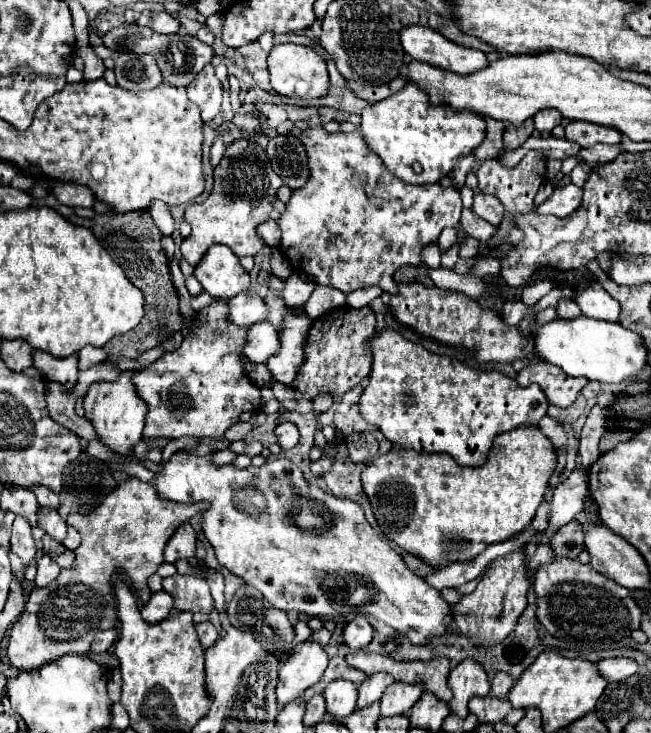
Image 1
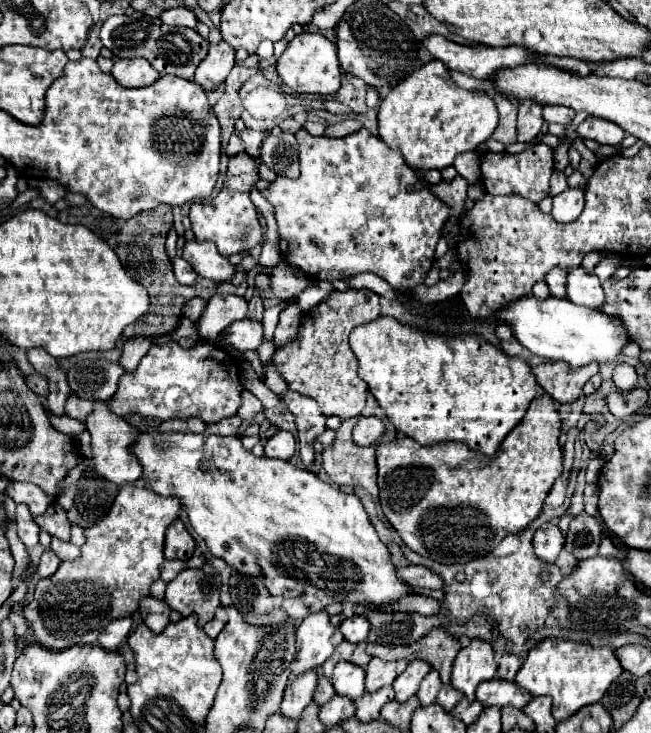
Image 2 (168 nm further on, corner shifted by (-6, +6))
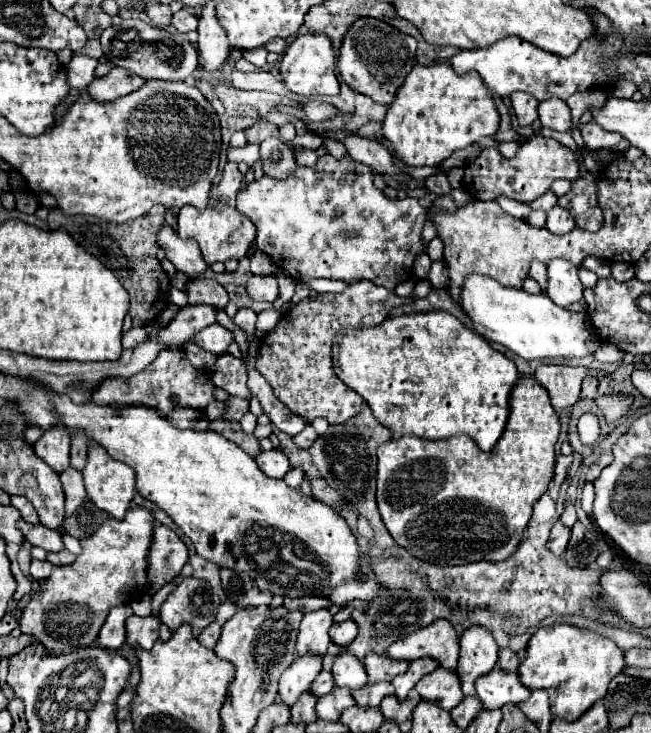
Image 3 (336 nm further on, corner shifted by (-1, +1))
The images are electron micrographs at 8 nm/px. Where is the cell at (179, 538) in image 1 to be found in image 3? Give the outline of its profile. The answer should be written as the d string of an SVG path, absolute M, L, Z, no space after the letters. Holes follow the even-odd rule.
M157 527L147 555L147 579L151 593L177 579L187 563L187 547L169 527Z

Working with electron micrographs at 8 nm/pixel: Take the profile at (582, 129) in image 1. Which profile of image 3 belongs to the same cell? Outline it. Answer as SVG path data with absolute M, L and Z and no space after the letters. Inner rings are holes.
M589 121L587 125L581 125L581 135L585 139L585 145L589 149L611 149L623 141L621 135L605 131L601 125L595 121Z

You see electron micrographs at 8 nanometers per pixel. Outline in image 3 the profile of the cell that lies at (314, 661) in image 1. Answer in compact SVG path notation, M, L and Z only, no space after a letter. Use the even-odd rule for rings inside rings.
M317 609L303 615L299 639L297 639L297 655L305 655L309 651L325 655L329 639L329 627L333 625L333 615L329 609Z

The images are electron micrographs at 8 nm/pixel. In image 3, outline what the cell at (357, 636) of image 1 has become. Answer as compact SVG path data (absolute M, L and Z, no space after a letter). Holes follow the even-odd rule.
M343 621L343 623L335 623L331 629L329 629L329 637L335 645L341 645L341 647L347 647L355 637L357 637L357 625L355 621Z

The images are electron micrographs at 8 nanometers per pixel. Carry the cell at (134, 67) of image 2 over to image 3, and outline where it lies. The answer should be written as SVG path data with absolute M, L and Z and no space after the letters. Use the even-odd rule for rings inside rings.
M113 67L105 77L91 81L87 91L89 91L91 99L95 99L97 103L109 103L109 101L115 101L123 95L137 91L143 83L145 83L145 79L135 73L129 73L129 69Z

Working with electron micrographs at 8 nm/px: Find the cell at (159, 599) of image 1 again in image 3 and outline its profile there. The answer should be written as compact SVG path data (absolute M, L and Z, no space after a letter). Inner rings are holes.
M131 615L127 619L127 645L129 647L141 647L141 649L151 649L153 643L157 641L159 637L159 617L137 617L137 615Z

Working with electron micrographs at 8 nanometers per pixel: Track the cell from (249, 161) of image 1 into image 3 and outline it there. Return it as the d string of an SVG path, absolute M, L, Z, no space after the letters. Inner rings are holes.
M229 161L225 165L225 171L223 171L219 185L211 187L207 207L195 209L195 207L187 205L187 207L181 207L177 213L179 237L195 239L199 243L201 255L207 265L211 265L215 261L225 263L227 259L243 259L255 241L255 225L235 209L235 197L241 189L241 181L243 181L243 175L239 173L237 163Z

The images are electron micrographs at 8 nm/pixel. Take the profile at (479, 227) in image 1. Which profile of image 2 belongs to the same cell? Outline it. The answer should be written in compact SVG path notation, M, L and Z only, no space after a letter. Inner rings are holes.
M456 176L454 180L432 186L432 192L454 210L454 216L462 216L466 212L466 206L464 206L466 196L462 192L468 192L468 182L462 176Z

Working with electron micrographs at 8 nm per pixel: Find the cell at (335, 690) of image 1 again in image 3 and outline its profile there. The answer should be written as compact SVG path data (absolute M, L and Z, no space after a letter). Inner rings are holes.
M343 649L335 657L333 677L335 677L337 687L347 687L351 691L355 691L367 683L365 665L357 657L353 657L353 653L349 653L347 649Z

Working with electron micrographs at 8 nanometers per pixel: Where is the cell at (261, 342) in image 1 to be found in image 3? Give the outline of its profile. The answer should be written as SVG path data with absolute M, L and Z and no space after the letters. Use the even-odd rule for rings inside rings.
M209 325L209 329L197 333L197 337L193 339L195 345L199 345L201 349L215 353L215 355L225 353L231 341L233 341L233 333L221 325Z

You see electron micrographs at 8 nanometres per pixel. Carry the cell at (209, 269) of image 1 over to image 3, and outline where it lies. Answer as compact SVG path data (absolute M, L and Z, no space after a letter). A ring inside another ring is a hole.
M163 225L157 233L157 245L165 251L165 257L175 265L177 271L187 273L191 279L201 277L207 269L203 255L193 239L181 239L171 225Z

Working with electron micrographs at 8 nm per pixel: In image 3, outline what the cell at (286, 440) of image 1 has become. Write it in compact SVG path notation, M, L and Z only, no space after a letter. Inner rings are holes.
M277 449L263 451L255 461L257 461L259 469L267 477L273 477L273 479L283 479L285 473L291 469L291 465L287 461L287 455L283 451L277 451Z

